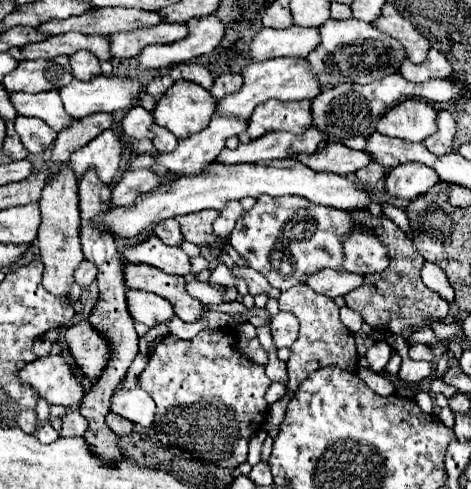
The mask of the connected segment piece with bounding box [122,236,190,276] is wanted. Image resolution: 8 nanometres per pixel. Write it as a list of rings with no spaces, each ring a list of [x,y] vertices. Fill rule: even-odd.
[[[148,236],[144,242],[124,248],[122,256],[128,262],[142,262],[160,268],[166,274],[188,274],[190,272],[190,258],[178,246],[166,246],[160,238]]]

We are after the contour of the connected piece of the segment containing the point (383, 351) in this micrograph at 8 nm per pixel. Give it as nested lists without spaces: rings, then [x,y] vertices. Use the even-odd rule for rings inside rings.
[[[384,340],[376,342],[376,344],[366,352],[366,360],[368,360],[368,364],[370,364],[370,368],[372,368],[374,372],[382,372],[384,366],[388,364],[388,360],[390,360],[390,346],[388,346],[388,342],[384,342]]]

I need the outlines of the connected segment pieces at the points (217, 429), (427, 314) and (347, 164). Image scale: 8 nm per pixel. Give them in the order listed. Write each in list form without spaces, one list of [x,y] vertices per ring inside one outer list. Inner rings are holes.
[[[202,330],[192,340],[180,340],[168,334],[160,340],[148,356],[148,366],[138,374],[138,386],[146,390],[156,402],[154,430],[162,444],[182,448],[194,458],[218,464],[222,468],[236,468],[246,462],[248,440],[264,424],[266,400],[264,392],[272,382],[264,374],[264,366],[248,360],[238,350],[234,330]]]
[[[356,210],[354,212],[356,222],[370,228],[390,250],[390,266],[380,274],[368,274],[364,278],[364,284],[350,294],[346,294],[346,304],[352,310],[358,310],[366,324],[370,324],[374,330],[386,330],[392,334],[402,334],[404,328],[424,328],[428,326],[428,318],[444,318],[448,314],[448,302],[440,298],[434,290],[430,290],[422,278],[420,268],[424,264],[424,258],[420,252],[416,252],[412,240],[388,218],[374,218],[368,210]]]
[[[328,142],[316,154],[300,154],[292,158],[300,160],[304,166],[316,172],[334,172],[334,174],[344,174],[344,176],[354,174],[356,170],[364,168],[372,160],[366,152],[350,150],[338,142]]]

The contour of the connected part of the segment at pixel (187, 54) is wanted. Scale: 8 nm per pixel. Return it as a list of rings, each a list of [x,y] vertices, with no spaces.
[[[216,14],[186,22],[190,34],[174,44],[146,46],[138,56],[138,70],[160,70],[212,52],[224,38],[224,24]]]

